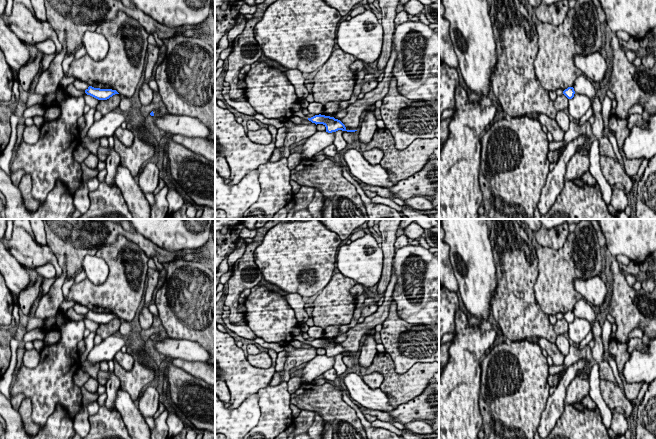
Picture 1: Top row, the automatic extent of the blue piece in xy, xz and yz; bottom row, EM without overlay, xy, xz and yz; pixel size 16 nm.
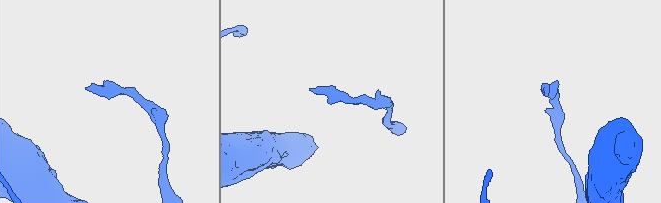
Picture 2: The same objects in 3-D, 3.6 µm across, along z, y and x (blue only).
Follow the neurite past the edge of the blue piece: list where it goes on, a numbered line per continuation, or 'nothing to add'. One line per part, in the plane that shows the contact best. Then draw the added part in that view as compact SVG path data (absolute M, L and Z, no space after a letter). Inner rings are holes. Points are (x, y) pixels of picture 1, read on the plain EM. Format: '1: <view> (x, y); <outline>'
nothing to add

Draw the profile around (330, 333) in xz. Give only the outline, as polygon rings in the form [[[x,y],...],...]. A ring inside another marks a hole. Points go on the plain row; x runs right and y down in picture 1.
[[[328,326],[327,328],[325,328],[323,330],[323,334],[324,334],[323,339],[334,341],[334,339],[336,337],[340,336],[341,334],[343,334],[343,333],[341,333],[339,331],[339,328],[340,327],[336,327],[336,326]]]

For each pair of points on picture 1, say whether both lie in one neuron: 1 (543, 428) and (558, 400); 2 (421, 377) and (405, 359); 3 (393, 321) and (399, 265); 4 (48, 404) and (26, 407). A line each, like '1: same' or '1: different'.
1: same
2: different
3: different
4: different

